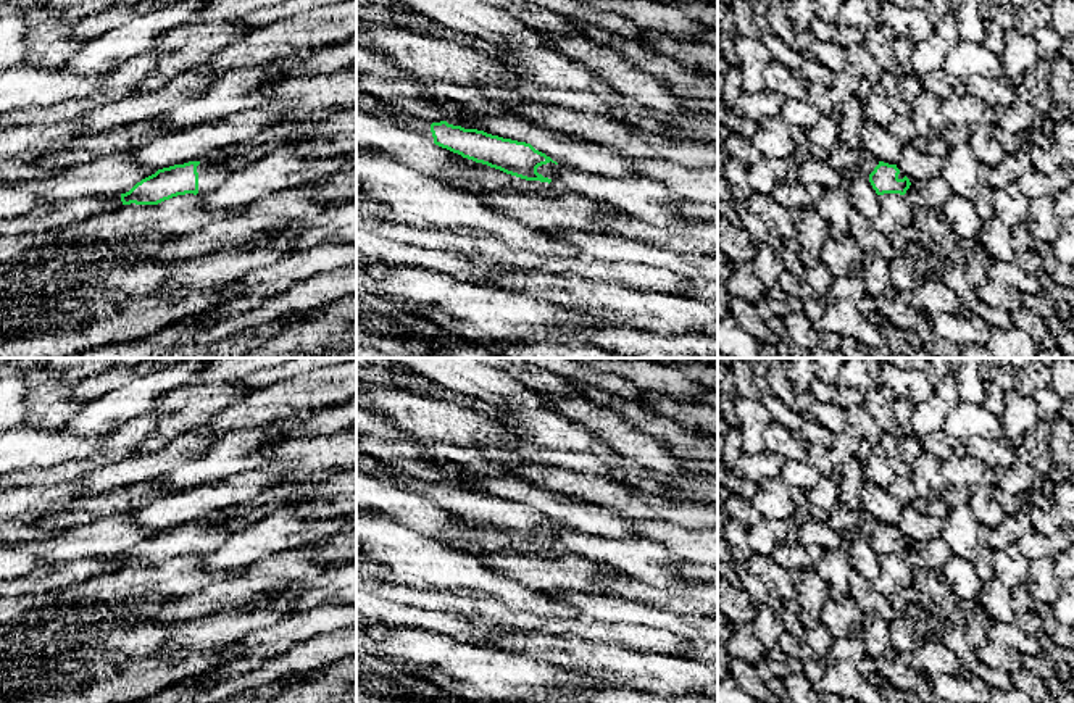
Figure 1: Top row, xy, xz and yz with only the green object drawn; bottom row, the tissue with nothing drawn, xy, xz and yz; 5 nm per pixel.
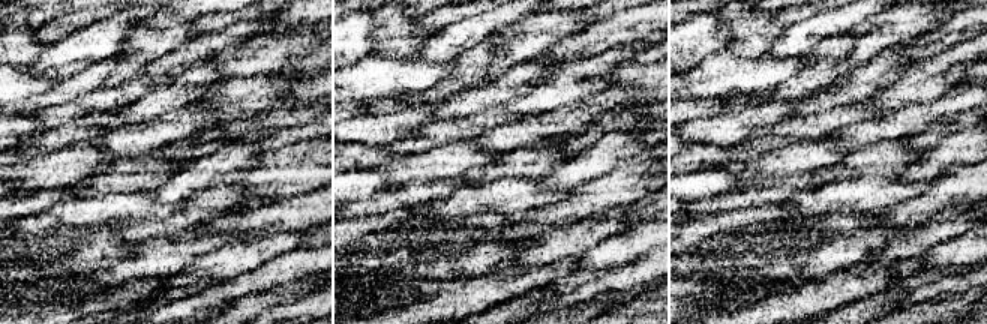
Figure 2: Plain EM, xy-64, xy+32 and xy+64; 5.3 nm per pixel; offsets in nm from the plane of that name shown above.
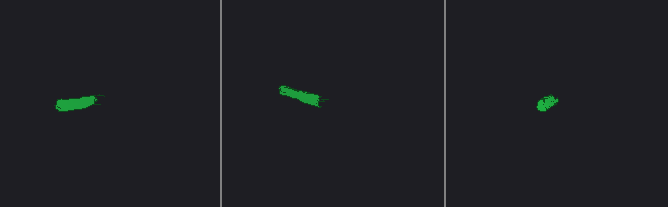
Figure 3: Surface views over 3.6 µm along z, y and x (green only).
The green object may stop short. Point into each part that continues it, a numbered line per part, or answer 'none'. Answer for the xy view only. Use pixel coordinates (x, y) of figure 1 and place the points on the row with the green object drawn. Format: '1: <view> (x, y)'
1: xy (210, 176)

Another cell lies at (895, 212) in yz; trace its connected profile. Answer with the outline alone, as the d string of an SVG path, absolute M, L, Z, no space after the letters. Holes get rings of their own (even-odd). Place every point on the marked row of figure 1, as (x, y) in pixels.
M884 193L879 195L880 211L869 221L871 227L892 237L898 229L913 224L913 205L906 195Z

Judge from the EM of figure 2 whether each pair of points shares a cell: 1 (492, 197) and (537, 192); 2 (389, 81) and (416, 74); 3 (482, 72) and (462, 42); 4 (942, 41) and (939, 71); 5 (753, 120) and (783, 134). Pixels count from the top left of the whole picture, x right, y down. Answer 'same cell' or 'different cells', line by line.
1: same cell
2: same cell
3: different cells
4: different cells
5: different cells

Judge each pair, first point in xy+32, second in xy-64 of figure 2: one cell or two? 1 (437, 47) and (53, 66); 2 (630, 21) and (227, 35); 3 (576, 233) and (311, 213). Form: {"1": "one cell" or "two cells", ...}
{"1": "one cell", "2": "one cell", "3": "two cells"}

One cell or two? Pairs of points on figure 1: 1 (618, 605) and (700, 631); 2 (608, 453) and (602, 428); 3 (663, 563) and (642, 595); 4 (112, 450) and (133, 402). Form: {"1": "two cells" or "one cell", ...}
{"1": "one cell", "2": "two cells", "3": "two cells", "4": "two cells"}

